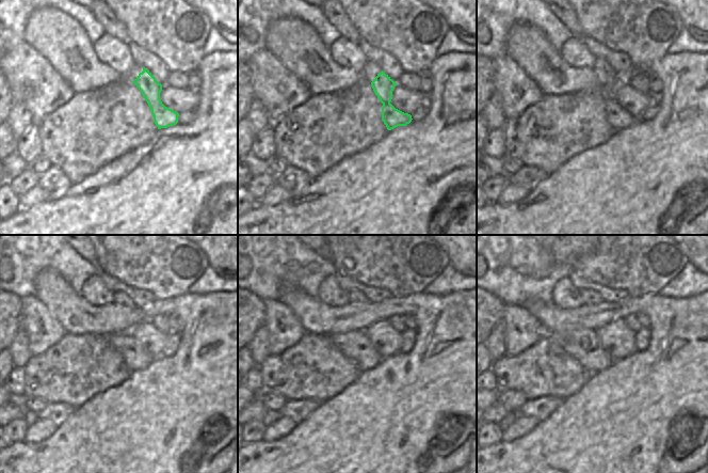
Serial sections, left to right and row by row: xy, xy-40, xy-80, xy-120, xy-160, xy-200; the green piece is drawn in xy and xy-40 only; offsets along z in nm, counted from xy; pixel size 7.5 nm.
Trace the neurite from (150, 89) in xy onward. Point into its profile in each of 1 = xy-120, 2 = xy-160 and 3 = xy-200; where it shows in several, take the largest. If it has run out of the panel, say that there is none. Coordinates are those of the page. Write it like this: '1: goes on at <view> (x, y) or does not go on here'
1: goes on at xy-120 (135, 357)
2: goes on at xy-160 (355, 345)
3: goes on at xy-200 (583, 345)

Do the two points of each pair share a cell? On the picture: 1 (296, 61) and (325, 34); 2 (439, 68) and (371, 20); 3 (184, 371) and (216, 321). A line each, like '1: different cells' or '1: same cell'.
1: different cells
2: different cells
3: same cell

